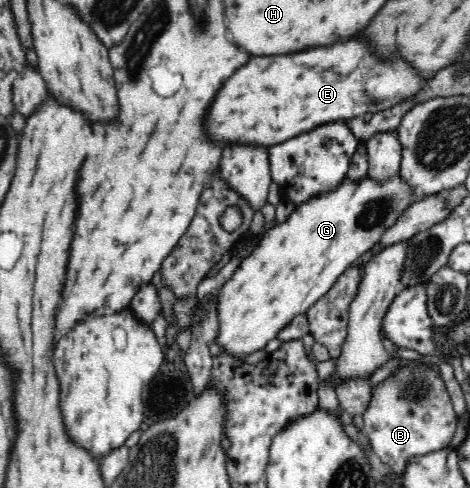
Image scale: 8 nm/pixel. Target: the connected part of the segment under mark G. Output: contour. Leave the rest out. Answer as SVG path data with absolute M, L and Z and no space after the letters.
M400 171L388 180L372 180L369 175L362 180L344 178L332 192L322 192L312 200L295 207L290 217L272 227L250 254L241 260L234 274L219 289L216 312L218 334L215 342L225 354L238 360L256 350L262 350L274 340L278 330L290 324L298 315L304 315L315 302L324 296L336 279L350 266L367 258L379 242L380 237L402 216L415 198L413 188L403 179Z

